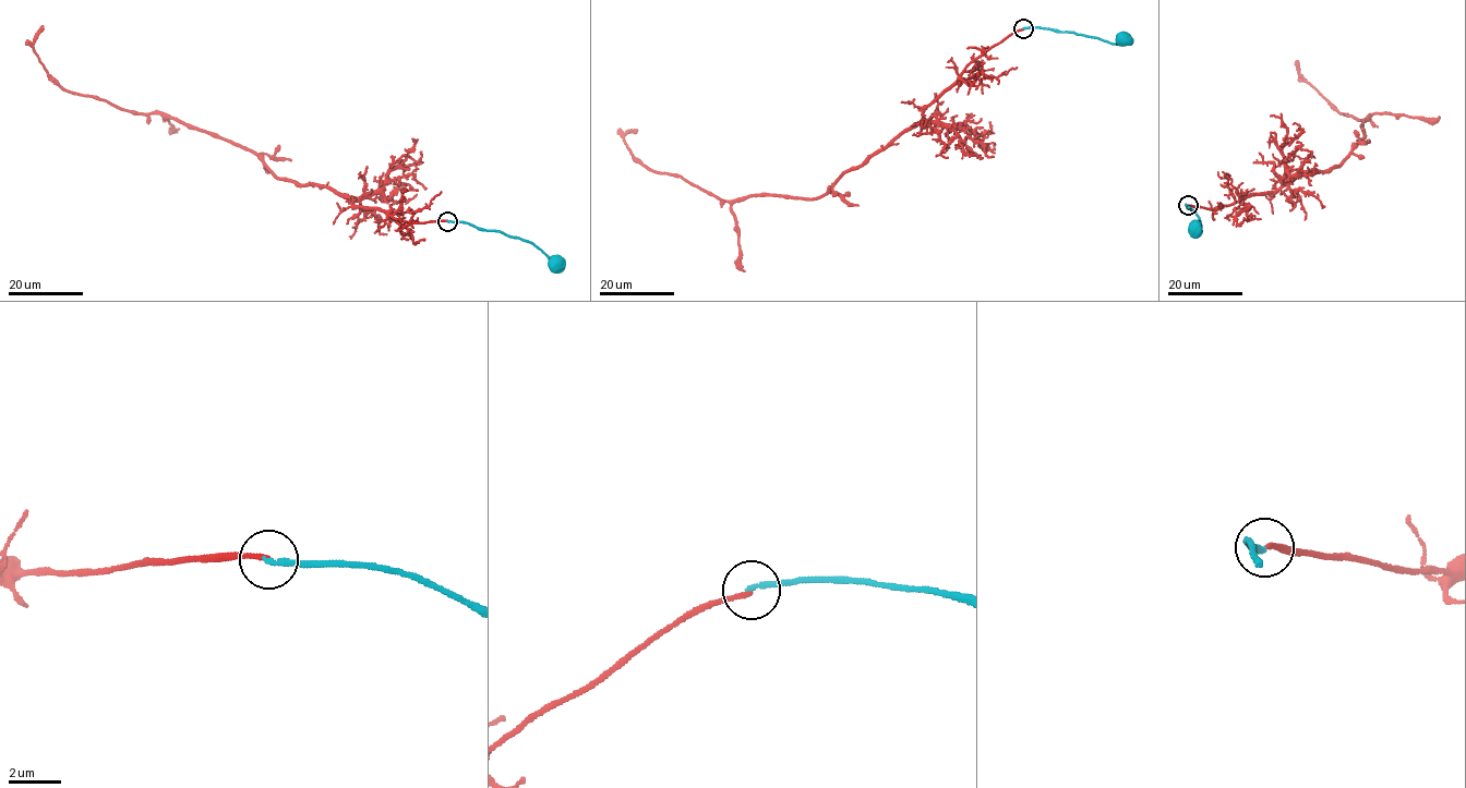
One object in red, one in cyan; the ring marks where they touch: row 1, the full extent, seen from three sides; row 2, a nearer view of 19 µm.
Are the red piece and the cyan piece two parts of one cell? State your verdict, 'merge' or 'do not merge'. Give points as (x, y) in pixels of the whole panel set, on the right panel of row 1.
do not merge

